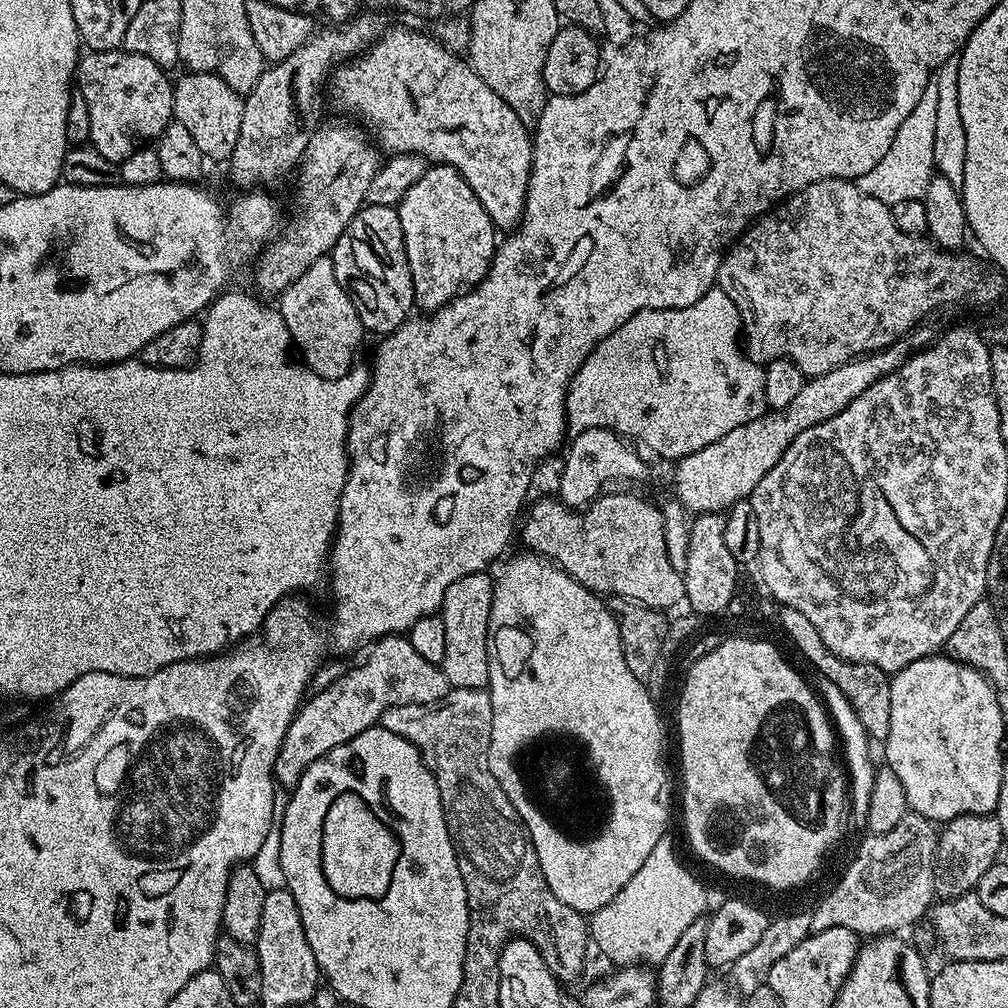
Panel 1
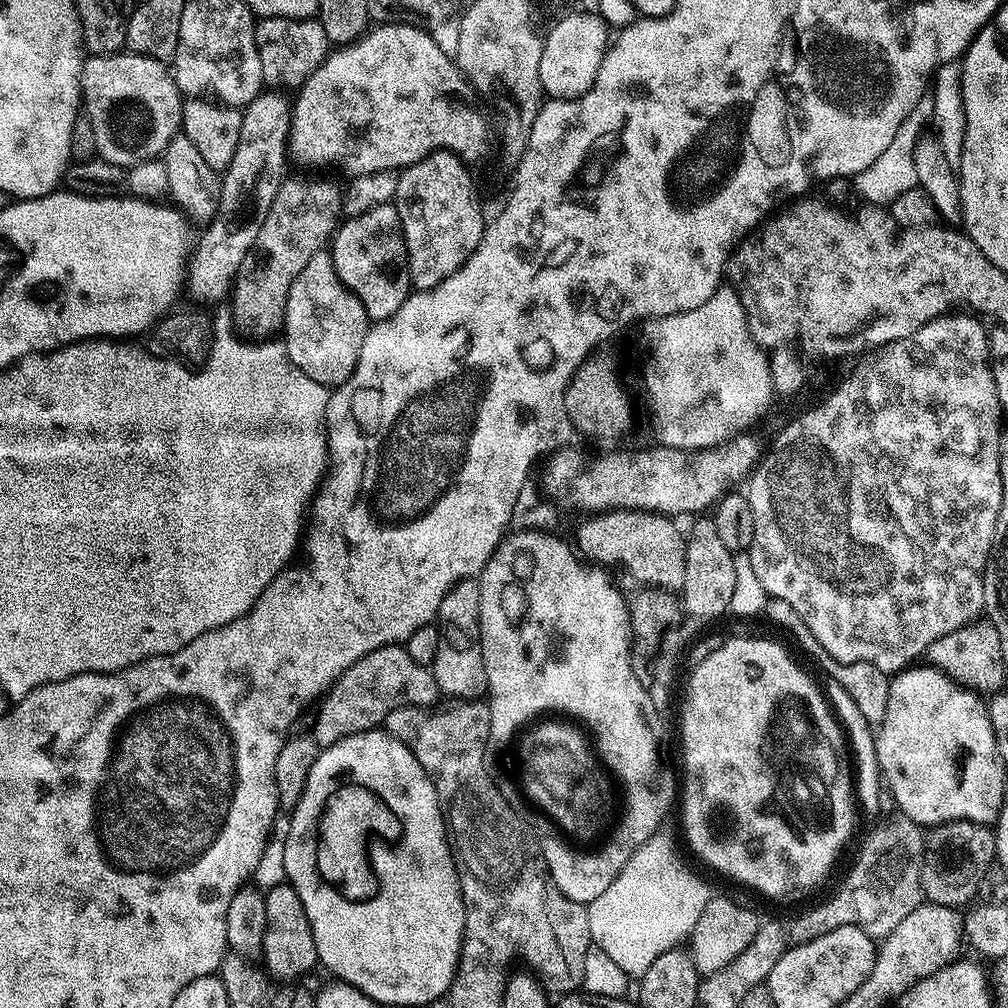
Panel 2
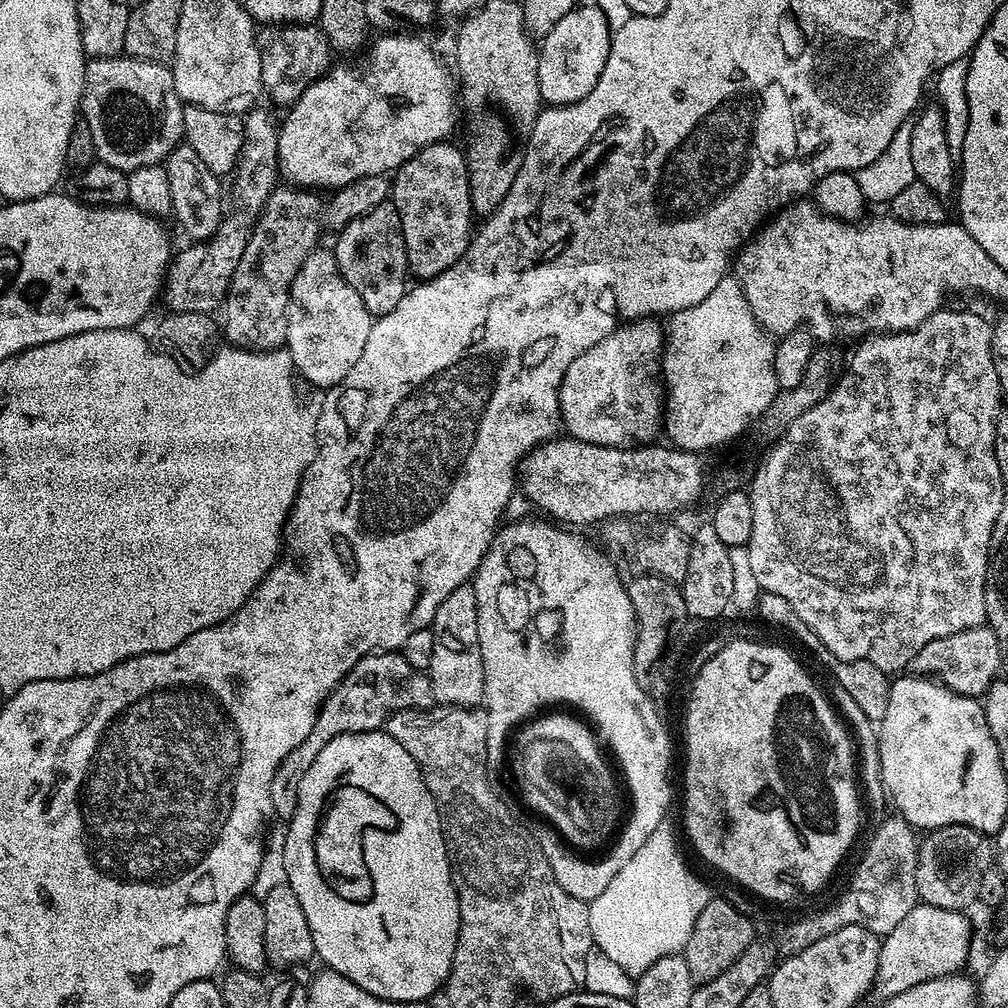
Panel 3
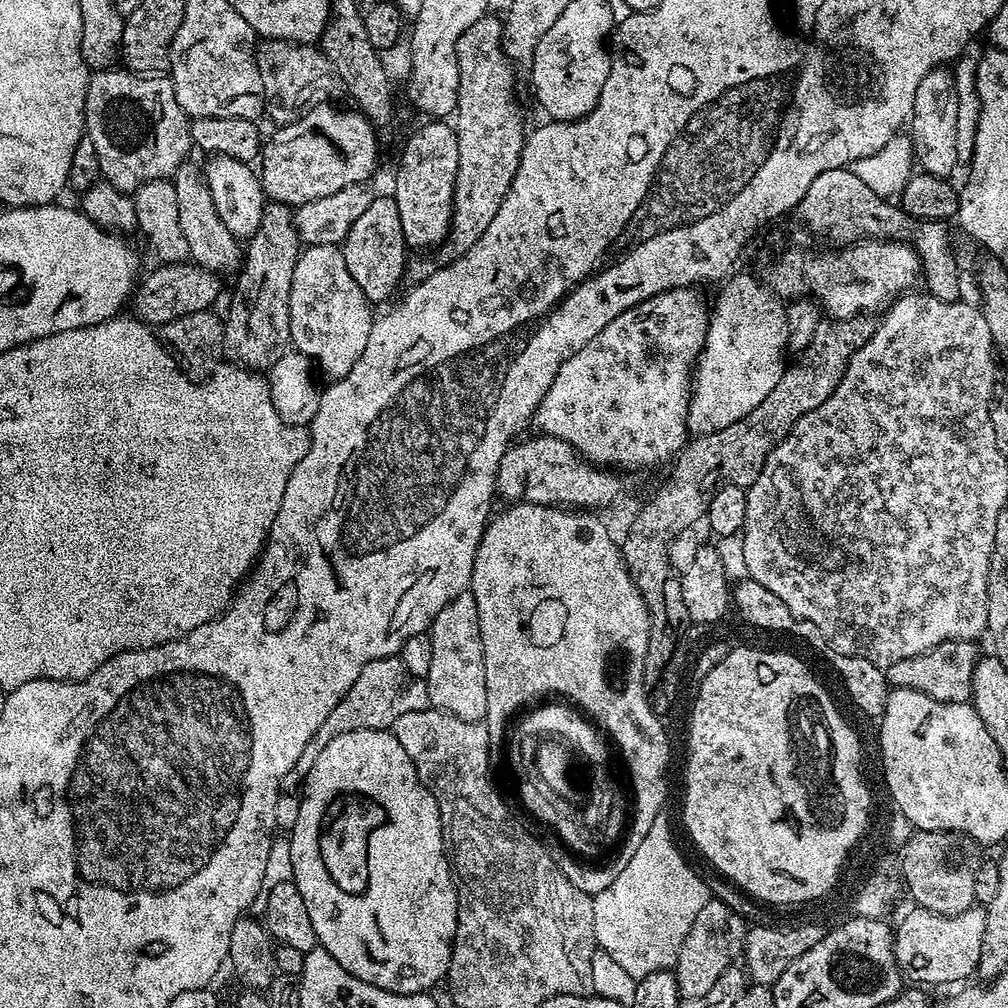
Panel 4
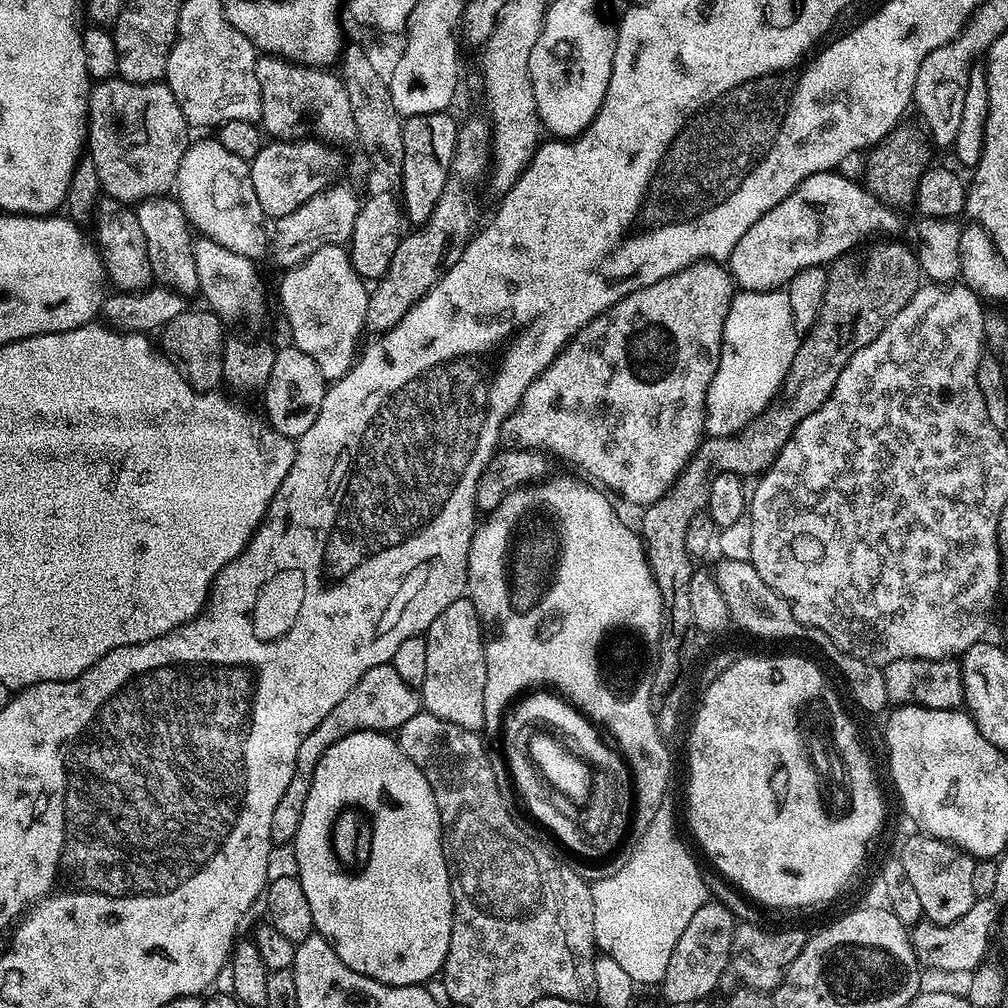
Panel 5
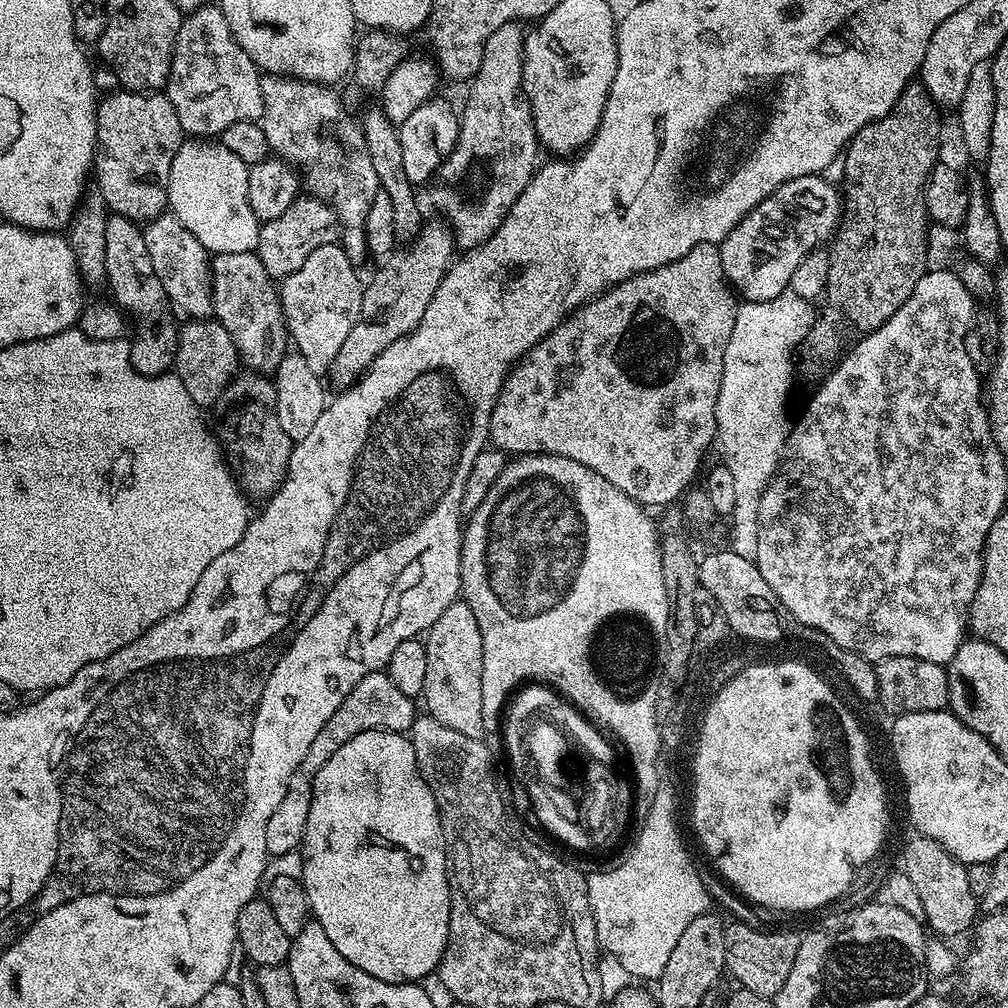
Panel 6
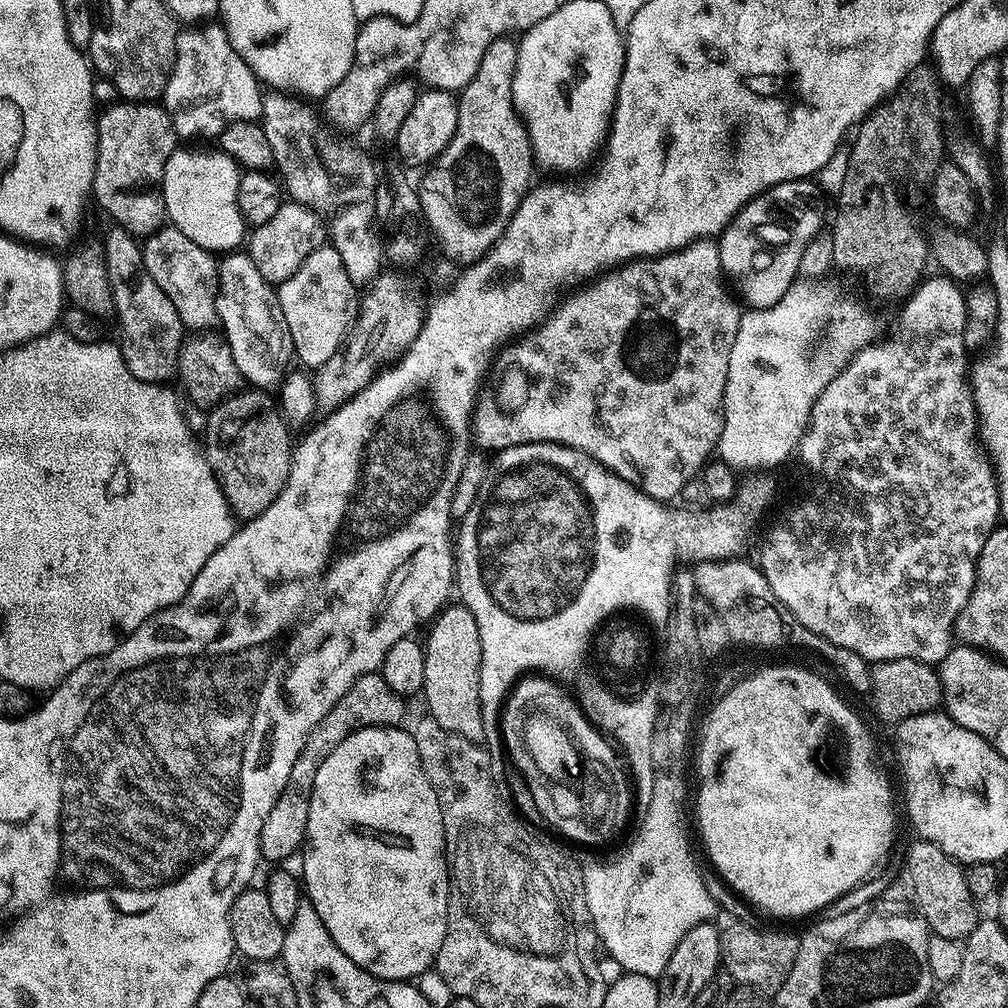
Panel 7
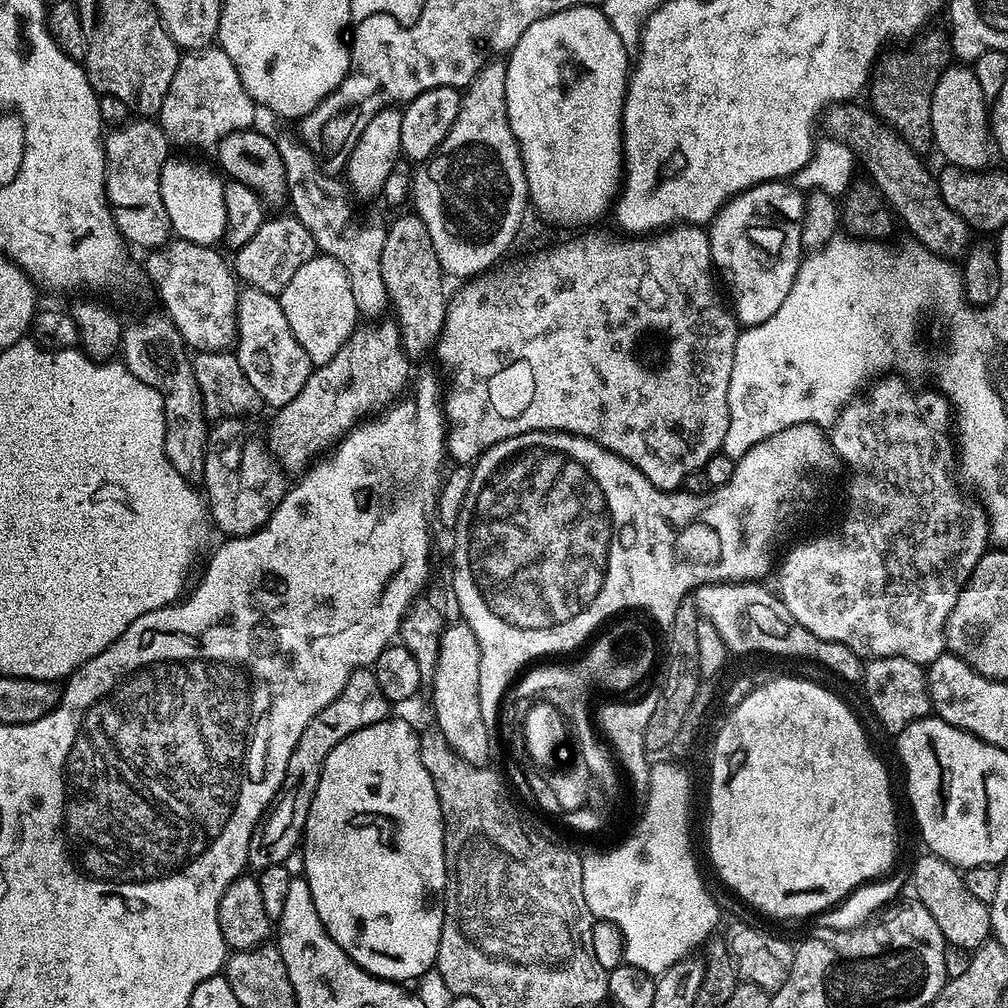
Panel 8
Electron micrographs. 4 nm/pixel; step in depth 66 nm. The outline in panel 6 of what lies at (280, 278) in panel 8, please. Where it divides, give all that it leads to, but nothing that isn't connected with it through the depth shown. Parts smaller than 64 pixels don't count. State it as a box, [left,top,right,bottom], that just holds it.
[255,194,341,278]

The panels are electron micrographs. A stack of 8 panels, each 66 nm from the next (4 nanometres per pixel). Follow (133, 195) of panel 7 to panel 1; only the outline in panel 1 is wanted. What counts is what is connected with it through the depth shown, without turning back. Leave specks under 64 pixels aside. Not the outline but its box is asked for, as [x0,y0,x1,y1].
[74,50,174,162]

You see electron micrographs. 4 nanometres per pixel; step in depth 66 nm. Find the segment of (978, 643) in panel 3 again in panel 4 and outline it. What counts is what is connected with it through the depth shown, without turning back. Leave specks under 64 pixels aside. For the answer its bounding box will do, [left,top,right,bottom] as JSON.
[886,640,978,703]

